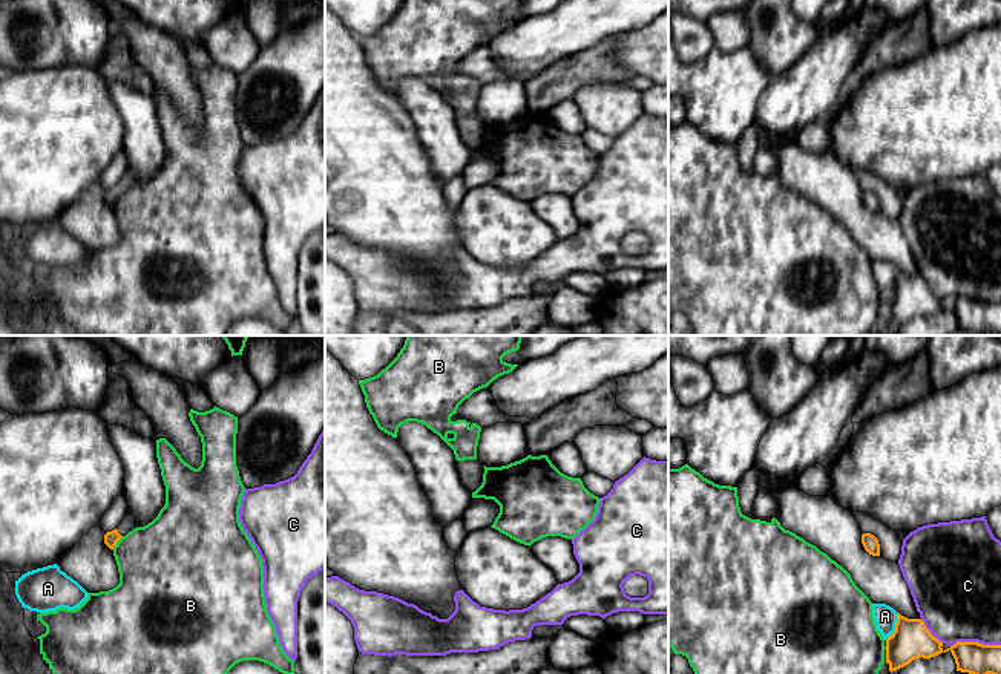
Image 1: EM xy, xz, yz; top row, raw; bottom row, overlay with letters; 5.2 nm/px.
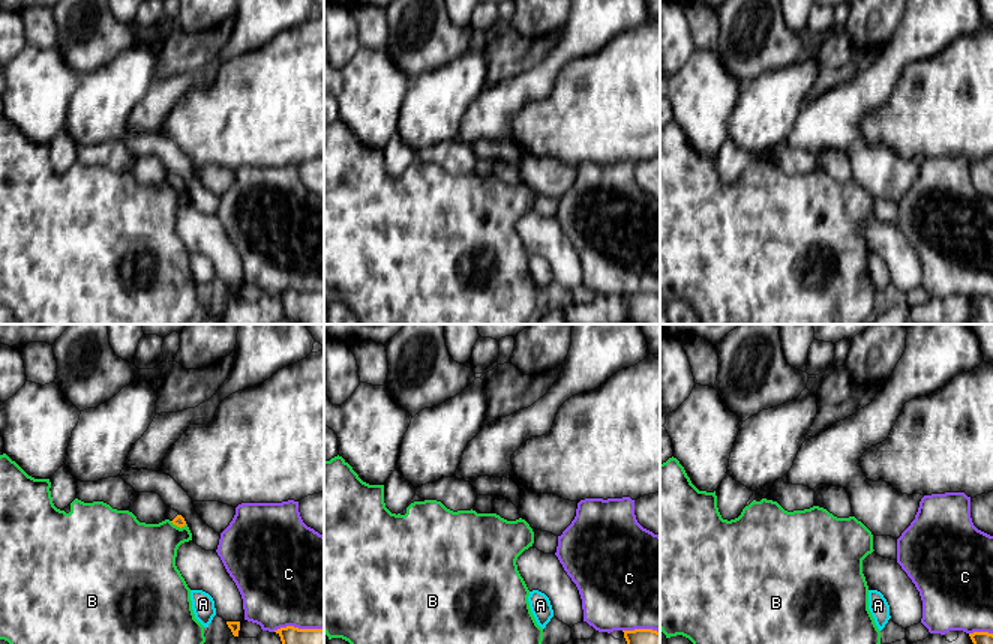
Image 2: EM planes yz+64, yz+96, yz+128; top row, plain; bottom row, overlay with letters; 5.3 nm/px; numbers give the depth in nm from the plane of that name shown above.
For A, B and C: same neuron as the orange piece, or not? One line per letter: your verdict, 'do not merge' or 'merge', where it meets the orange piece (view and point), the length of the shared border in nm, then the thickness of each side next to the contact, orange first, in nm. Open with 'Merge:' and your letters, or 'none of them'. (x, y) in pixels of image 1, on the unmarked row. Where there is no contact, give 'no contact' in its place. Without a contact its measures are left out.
Merge: none of them
A: do not merge | yz (895, 284) | 160 nm | 200/120 nm
B: do not merge | xy (117, 198) | 90 nm | 80/420 nm
C: do not merge | yz (975, 299) | 260 nm | 170/440 nm

